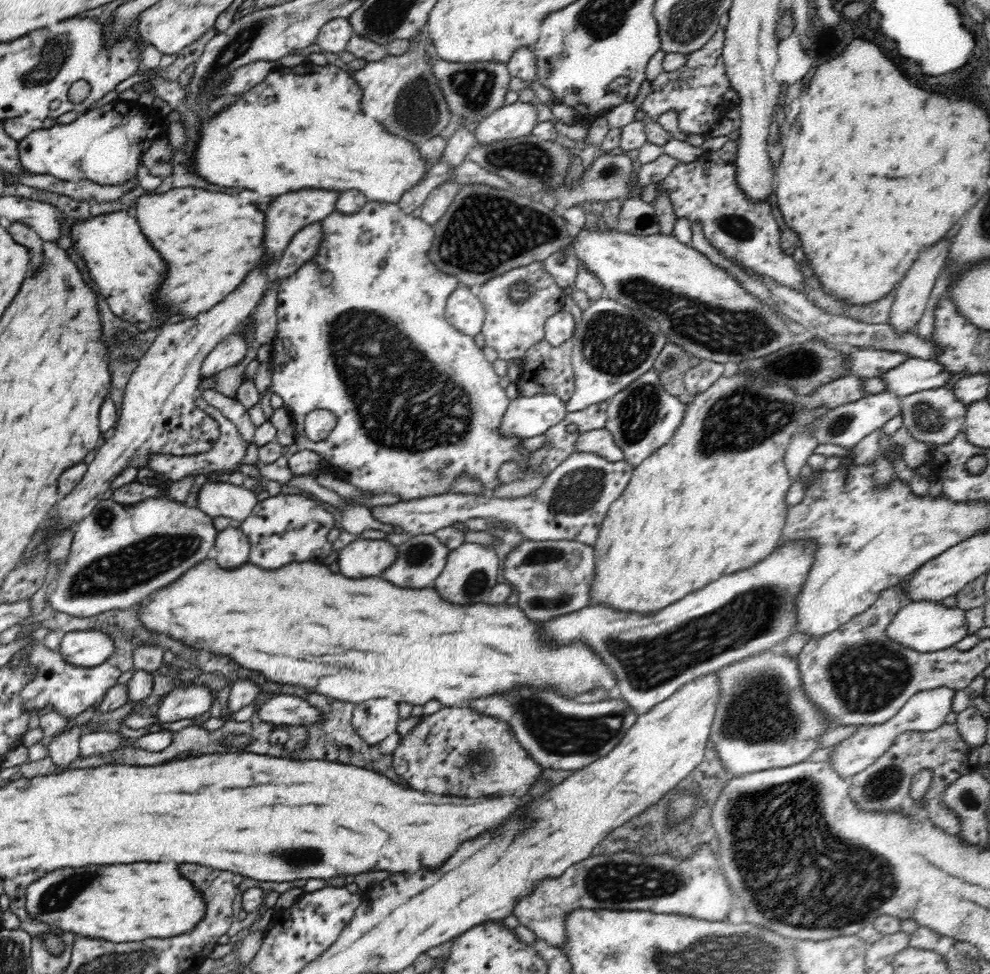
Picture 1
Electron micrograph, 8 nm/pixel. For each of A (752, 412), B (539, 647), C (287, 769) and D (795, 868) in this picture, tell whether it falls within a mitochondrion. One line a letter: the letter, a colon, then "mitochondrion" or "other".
A: mitochondrion
B: other
C: other
D: mitochondrion

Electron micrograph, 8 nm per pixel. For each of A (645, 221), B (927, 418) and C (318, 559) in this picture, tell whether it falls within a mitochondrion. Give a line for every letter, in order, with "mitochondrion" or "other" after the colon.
A: other
B: mitochondrion
C: other

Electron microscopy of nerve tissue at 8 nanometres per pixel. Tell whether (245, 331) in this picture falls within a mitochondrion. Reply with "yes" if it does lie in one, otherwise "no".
no

